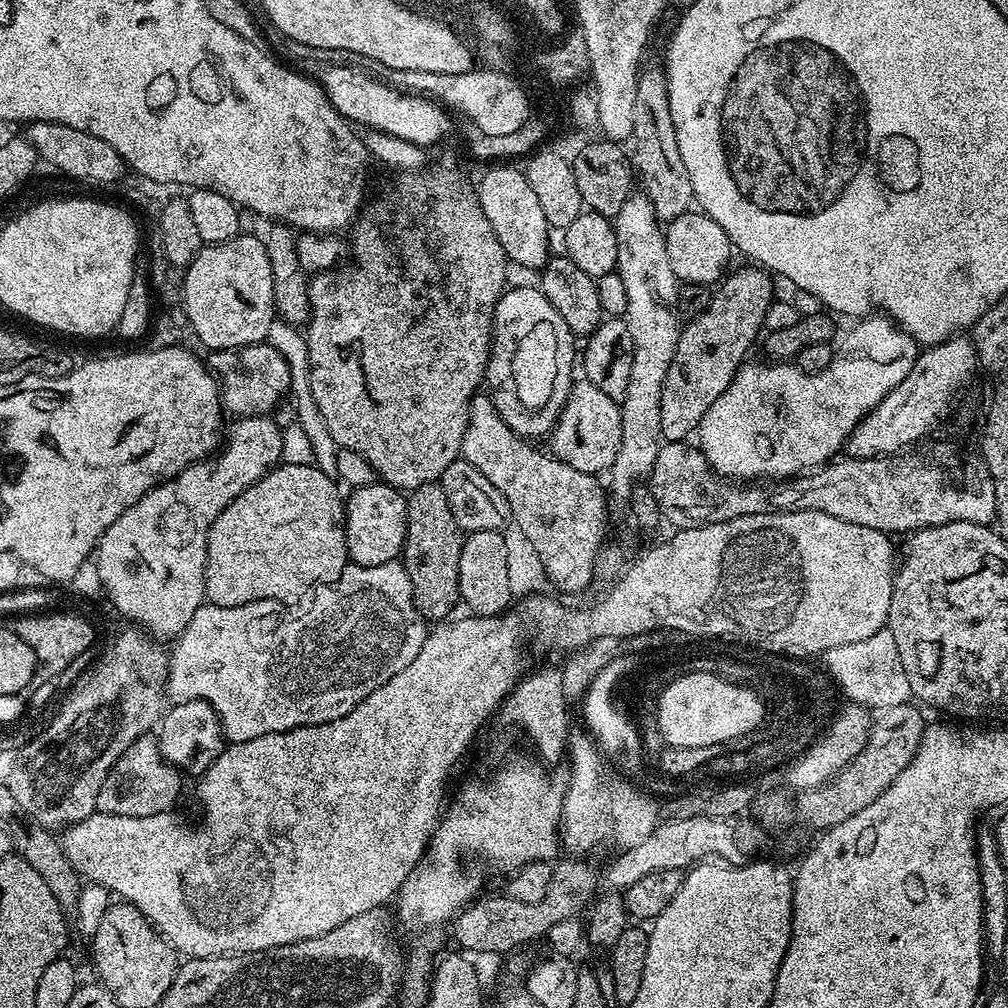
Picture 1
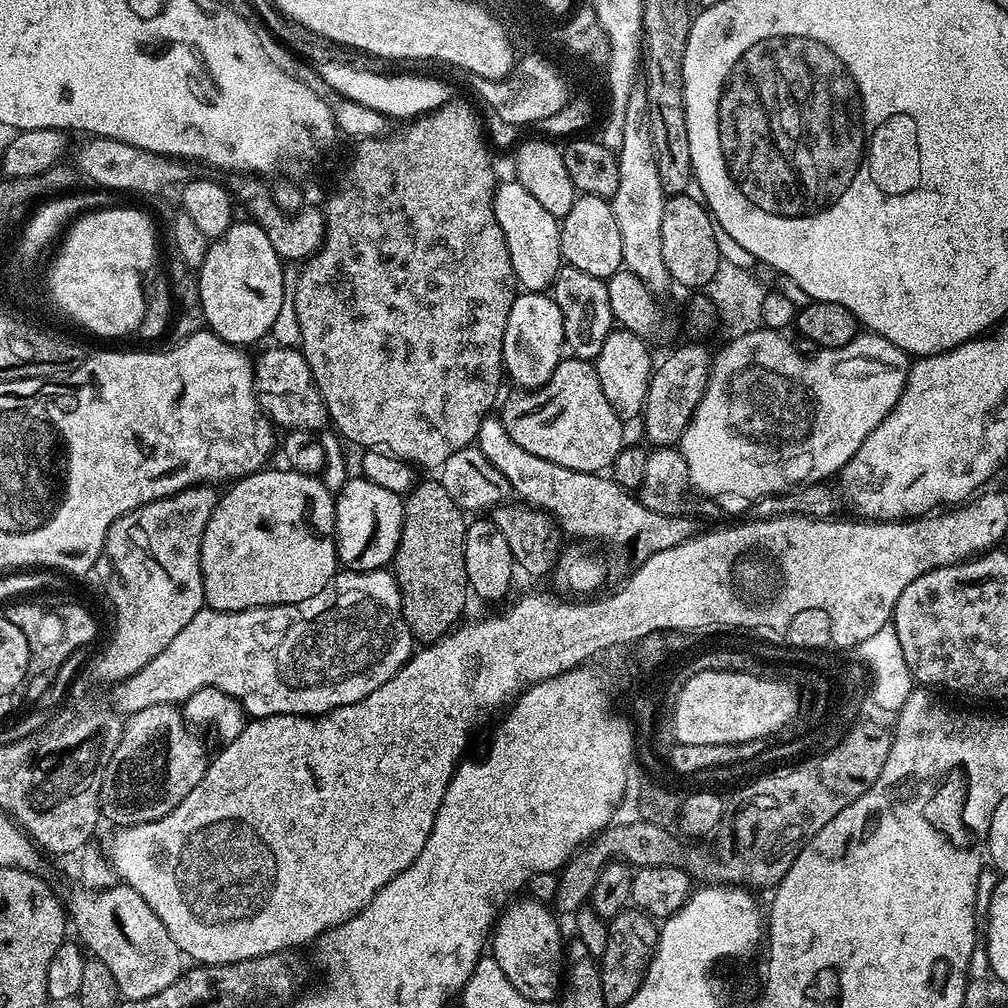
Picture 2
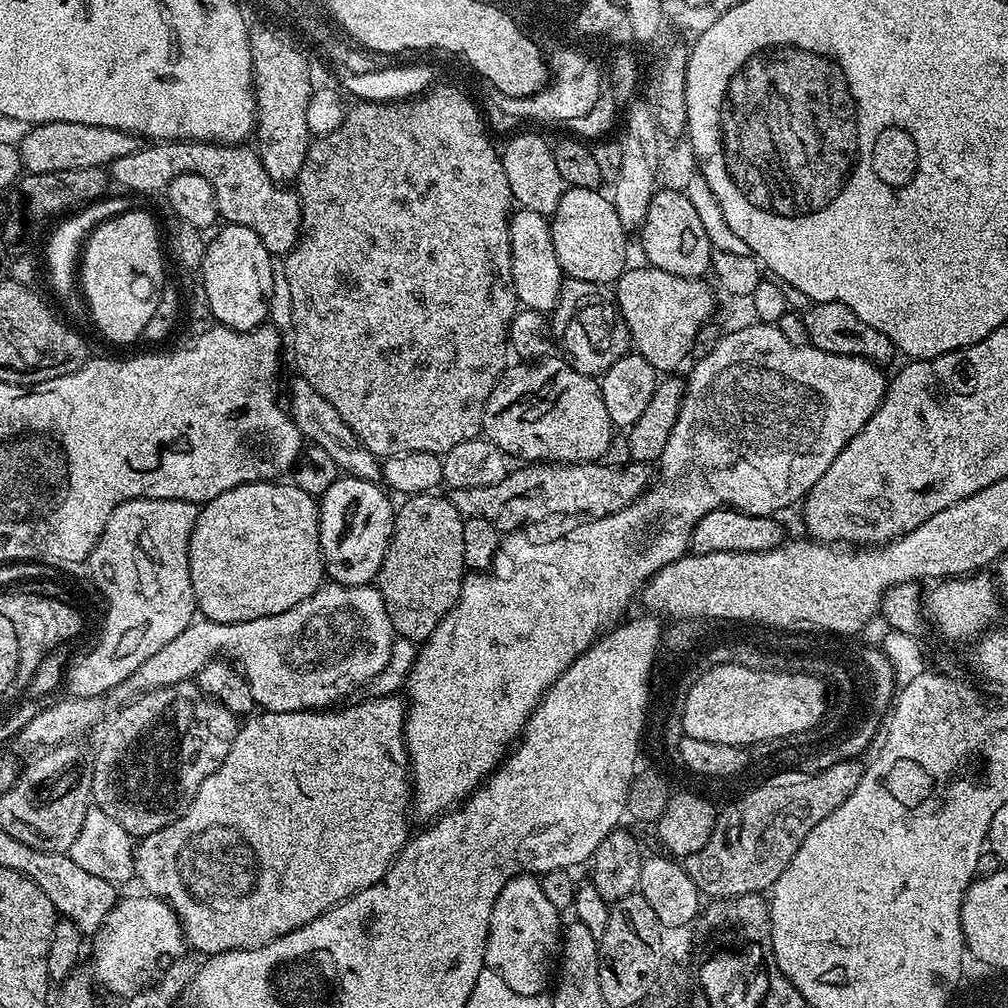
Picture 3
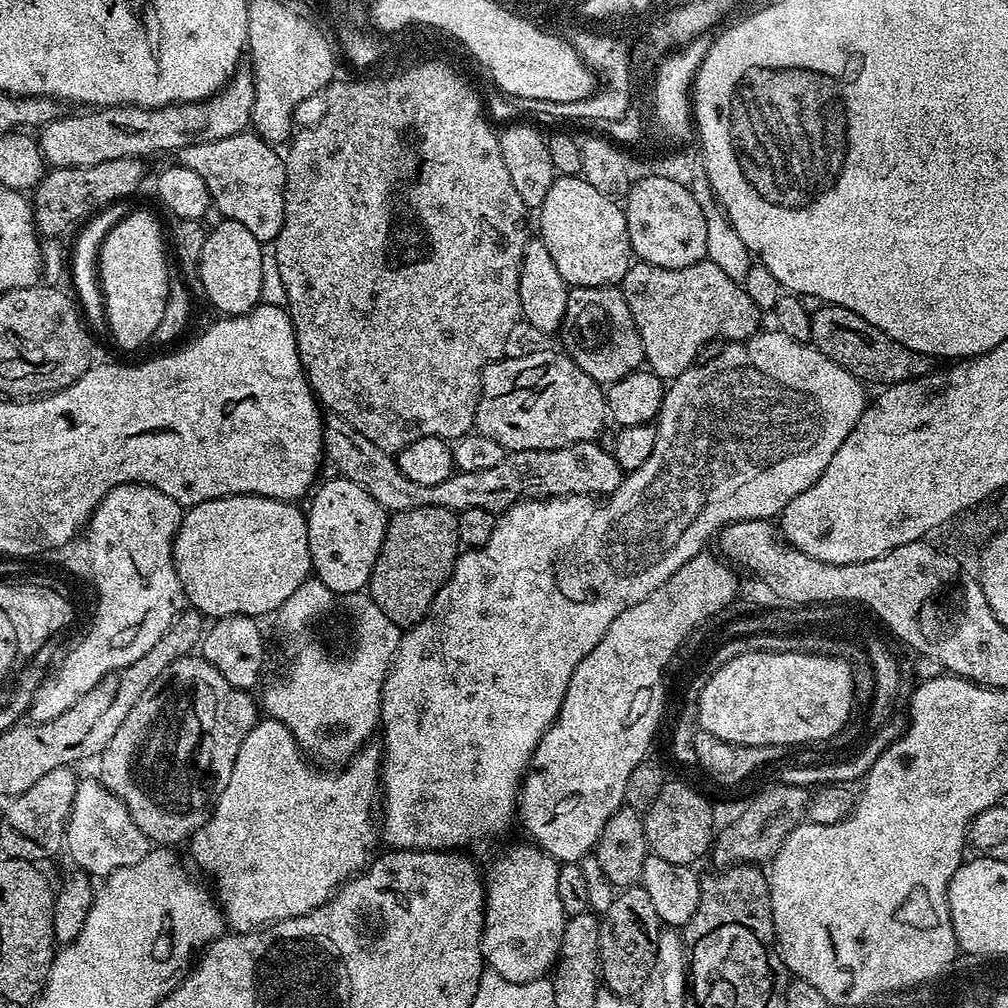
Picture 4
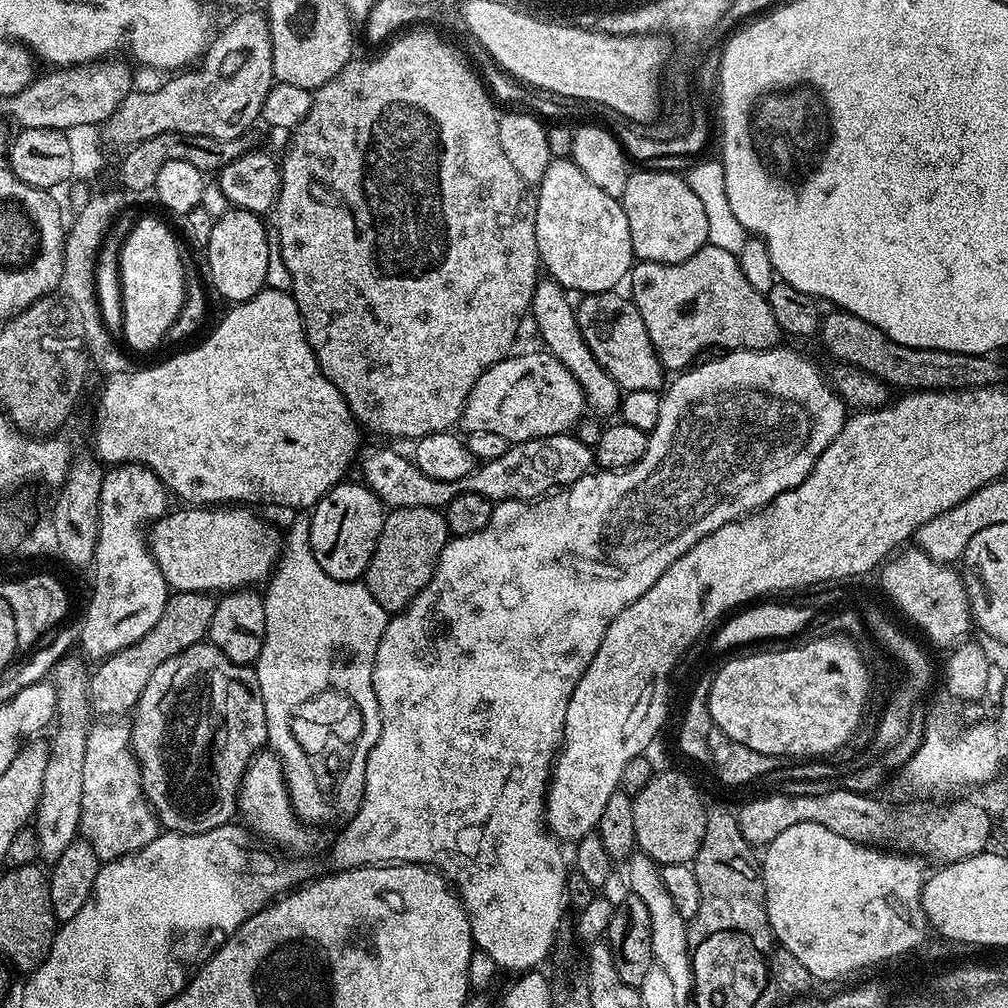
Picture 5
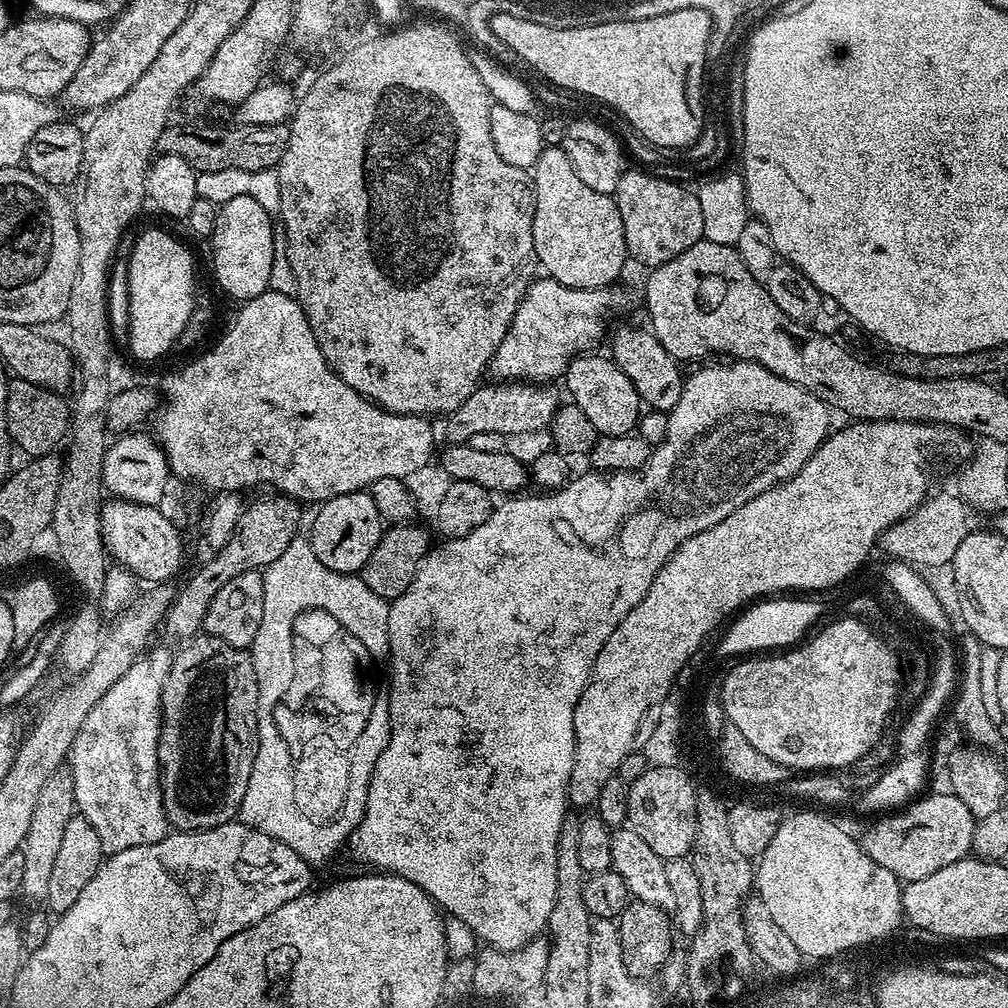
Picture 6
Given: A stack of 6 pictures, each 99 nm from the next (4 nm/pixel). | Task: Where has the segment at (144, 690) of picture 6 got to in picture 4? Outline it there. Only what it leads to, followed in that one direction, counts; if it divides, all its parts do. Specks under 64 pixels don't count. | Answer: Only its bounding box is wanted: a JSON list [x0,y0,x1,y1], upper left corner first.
[66,779,150,878]

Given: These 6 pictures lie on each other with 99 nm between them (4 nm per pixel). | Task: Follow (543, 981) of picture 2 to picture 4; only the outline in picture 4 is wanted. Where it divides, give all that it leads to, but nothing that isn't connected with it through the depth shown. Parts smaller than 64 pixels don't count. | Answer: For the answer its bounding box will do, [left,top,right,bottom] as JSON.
[483,842,566,985]

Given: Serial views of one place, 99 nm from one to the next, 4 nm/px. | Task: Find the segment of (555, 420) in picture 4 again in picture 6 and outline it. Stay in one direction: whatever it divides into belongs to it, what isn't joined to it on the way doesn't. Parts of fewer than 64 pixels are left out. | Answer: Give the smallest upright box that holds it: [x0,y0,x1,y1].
[444,382,562,444]

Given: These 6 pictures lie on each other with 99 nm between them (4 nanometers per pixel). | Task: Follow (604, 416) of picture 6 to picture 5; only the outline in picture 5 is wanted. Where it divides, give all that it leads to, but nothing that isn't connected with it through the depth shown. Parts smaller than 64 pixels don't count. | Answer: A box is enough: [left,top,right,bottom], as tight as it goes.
[531,279,622,417]

